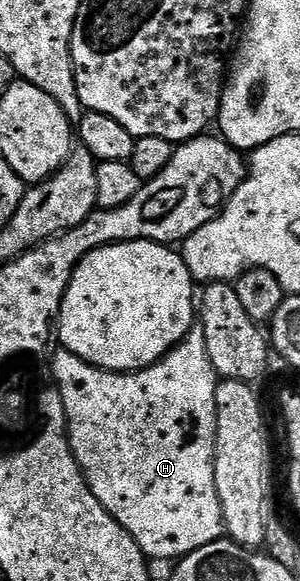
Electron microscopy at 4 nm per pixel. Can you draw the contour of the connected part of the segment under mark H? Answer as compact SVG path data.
M200 325L191 327L185 339L157 363L153 363L150 367L143 367L141 371L129 373L104 371L100 367L86 363L68 350L58 349L58 352L56 351L53 352L55 355L52 379L56 384L57 391L62 395L62 404L66 414L66 434L70 437L70 448L74 454L74 460L78 463L78 468L81 469L86 484L90 487L90 492L98 498L100 505L104 505L104 509L108 509L110 516L134 538L136 545L140 545L140 549L146 554L147 560L170 559L169 561L177 561L182 556L192 553L212 541L223 538L222 506L220 505L220 493L216 493L216 469L214 468L214 450L218 440L216 391L220 376L214 370L212 361L208 357L208 345L204 337L204 329Z

